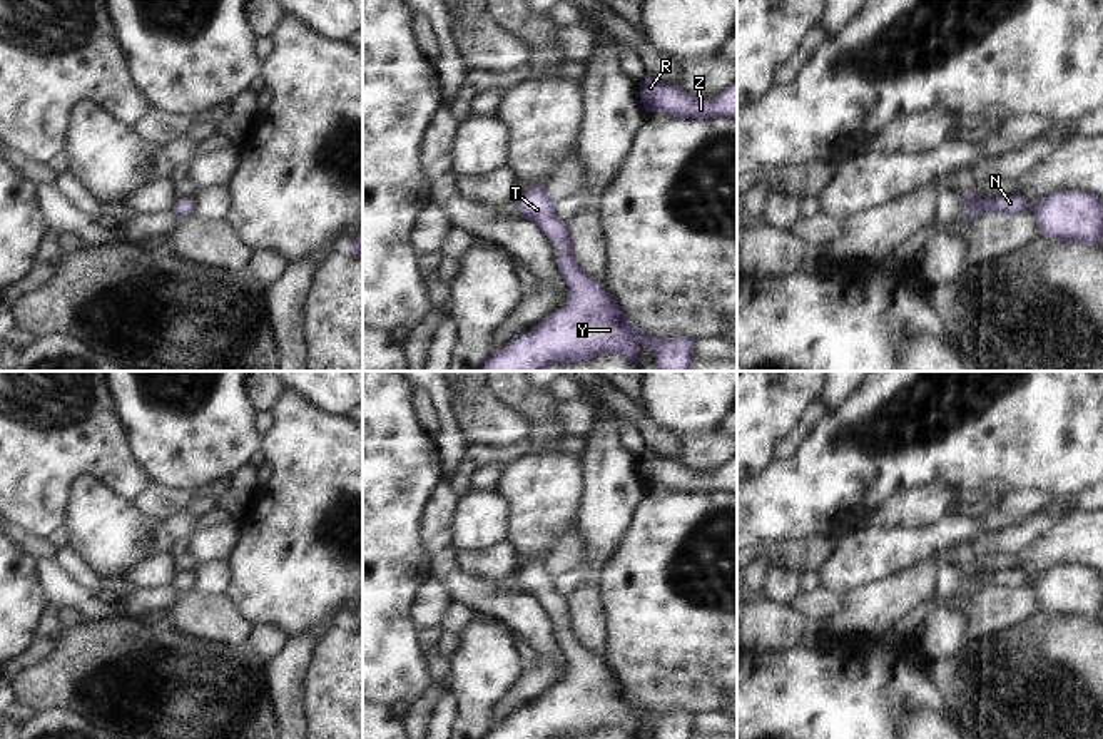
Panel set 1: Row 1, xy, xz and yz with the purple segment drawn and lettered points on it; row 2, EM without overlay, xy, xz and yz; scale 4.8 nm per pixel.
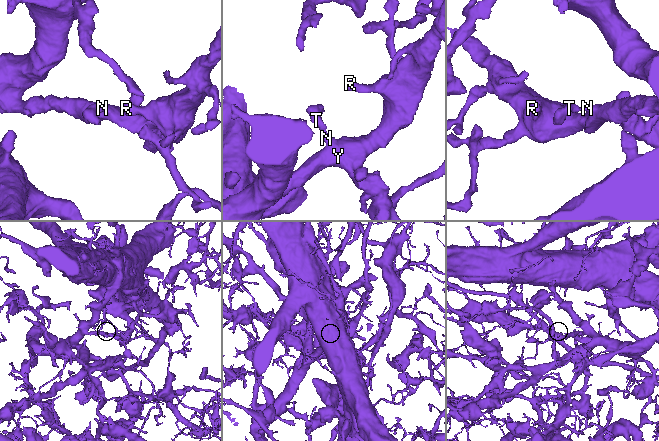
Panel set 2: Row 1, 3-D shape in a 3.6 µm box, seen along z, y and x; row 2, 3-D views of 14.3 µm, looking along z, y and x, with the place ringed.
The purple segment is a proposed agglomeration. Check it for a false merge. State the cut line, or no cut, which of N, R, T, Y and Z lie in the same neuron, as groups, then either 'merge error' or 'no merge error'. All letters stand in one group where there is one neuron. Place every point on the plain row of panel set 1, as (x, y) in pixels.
no cut | N R T Y Z | no merge error

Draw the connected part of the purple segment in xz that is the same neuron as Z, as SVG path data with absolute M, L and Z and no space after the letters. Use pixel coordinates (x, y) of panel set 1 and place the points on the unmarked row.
M647 450L640 458L640 473L647 487L668 487L680 493L737 493L737 456L714 475L702 475L679 460L658 456Z

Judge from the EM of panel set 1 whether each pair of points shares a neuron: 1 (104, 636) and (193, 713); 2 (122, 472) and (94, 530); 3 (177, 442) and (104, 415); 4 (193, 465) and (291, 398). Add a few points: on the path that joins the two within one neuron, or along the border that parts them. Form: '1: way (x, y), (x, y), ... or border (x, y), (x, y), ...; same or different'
1: way (126, 657), (146, 677), (157, 679), (171, 691); same
2: border (74, 482), (86, 473), (92, 473), (132, 502); different
3: border (111, 388), (136, 458); different
4: border (268, 420), (261, 452); different

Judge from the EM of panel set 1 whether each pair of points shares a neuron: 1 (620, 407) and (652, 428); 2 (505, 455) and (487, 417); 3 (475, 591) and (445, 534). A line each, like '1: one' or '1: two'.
1: one
2: two
3: one

